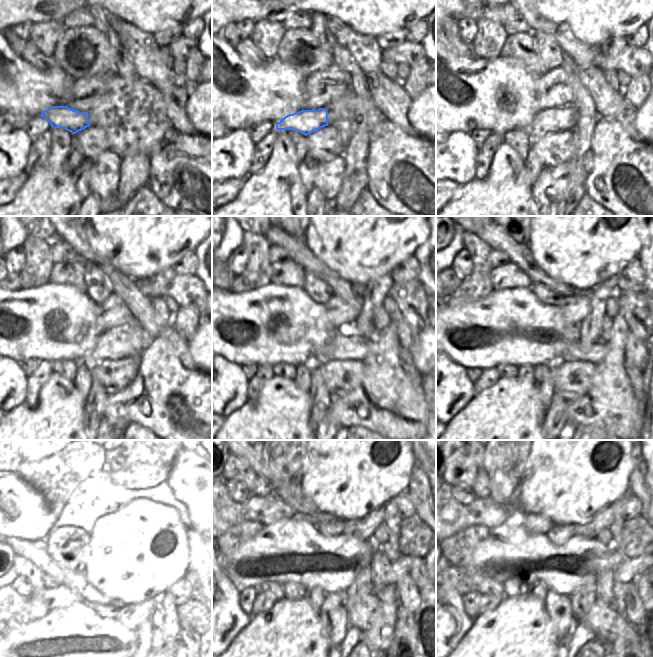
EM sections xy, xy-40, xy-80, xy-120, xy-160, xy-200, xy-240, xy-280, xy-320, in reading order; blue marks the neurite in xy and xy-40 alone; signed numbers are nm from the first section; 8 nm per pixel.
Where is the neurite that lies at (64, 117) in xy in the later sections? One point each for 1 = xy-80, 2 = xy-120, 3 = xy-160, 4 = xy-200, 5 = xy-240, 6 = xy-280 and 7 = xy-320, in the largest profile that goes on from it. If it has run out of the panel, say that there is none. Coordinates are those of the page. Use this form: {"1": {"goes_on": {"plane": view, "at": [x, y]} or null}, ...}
{"1": {"goes_on": {"plane": "xy-80", "at": [551, 120]}}, "2": {"goes_on": {"plane": "xy-120", "at": [126, 341]}}, "3": {"goes_on": {"plane": "xy-160", "at": [347, 344]}}, "4": {"goes_on": {"plane": "xy-200", "at": [593, 353]}}, "5": {"goes_on": {"plane": "xy-240", "at": [155, 568]}}, "6": {"goes_on": {"plane": "xy-280", "at": [379, 565]}}, "7": {"goes_on": {"plane": "xy-320", "at": [601, 573]}}}

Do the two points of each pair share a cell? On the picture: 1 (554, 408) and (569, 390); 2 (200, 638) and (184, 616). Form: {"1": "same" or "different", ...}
{"1": "different", "2": "different"}

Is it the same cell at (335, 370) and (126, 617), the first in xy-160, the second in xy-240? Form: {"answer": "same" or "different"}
{"answer": "same"}

